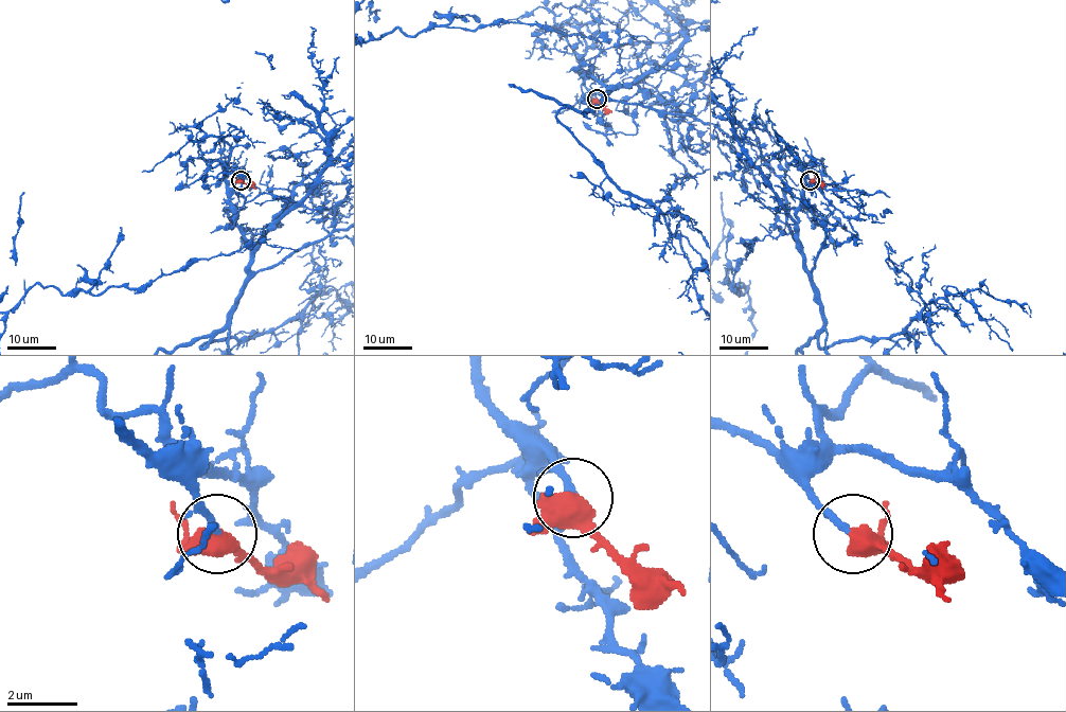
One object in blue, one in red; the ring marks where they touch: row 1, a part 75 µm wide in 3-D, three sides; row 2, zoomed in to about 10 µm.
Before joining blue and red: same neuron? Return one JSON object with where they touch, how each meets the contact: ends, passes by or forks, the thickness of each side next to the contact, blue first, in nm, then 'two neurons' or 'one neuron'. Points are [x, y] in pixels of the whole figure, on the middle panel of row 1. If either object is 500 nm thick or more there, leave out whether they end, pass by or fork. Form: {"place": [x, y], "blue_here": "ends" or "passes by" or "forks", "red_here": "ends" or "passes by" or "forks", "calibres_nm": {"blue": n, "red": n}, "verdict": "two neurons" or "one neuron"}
{"place": [597, 99], "calibres_nm": {"blue": 140, "red": 500}, "verdict": "one neuron"}

